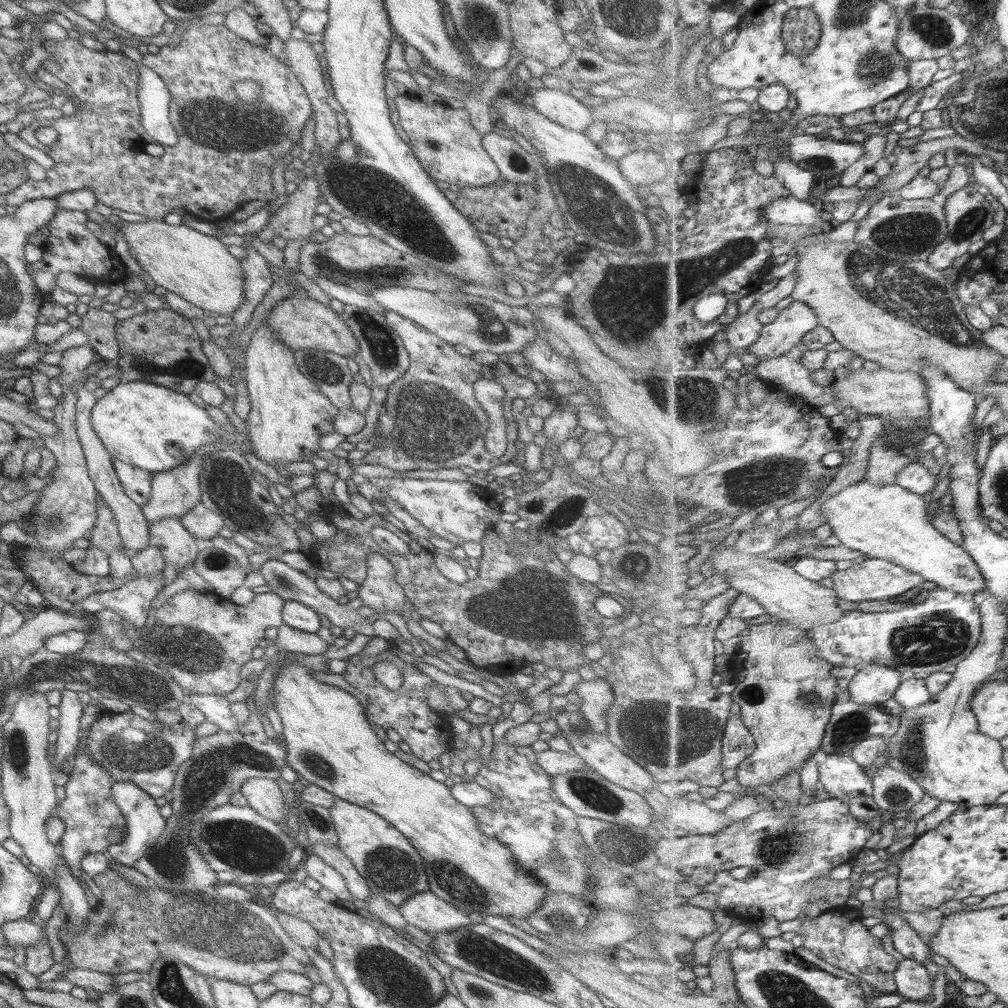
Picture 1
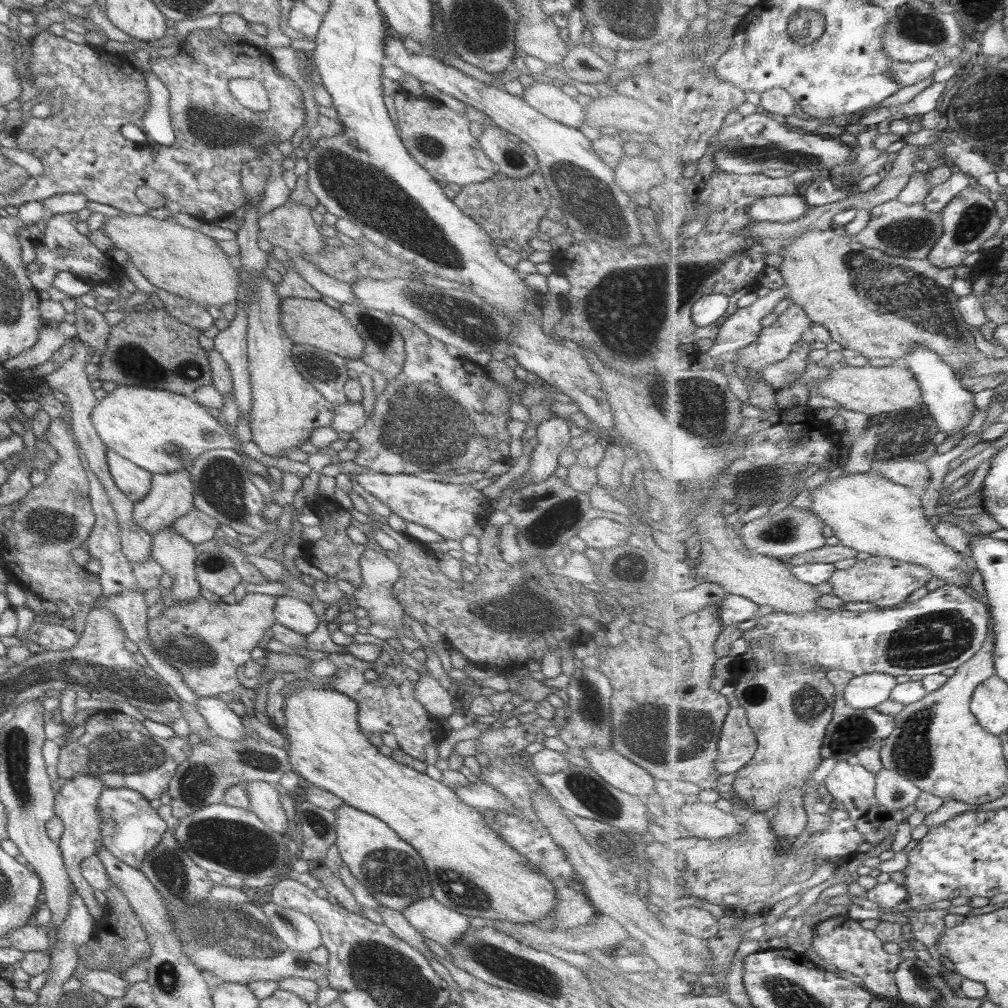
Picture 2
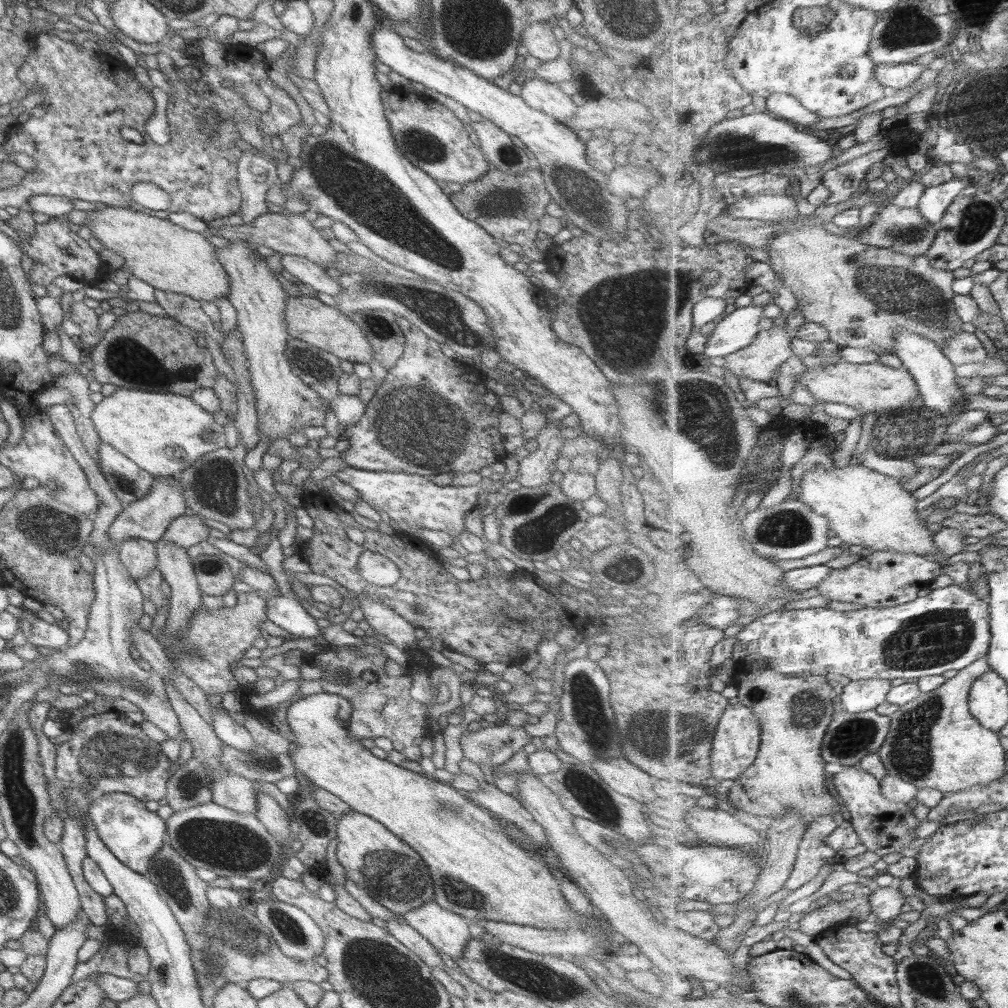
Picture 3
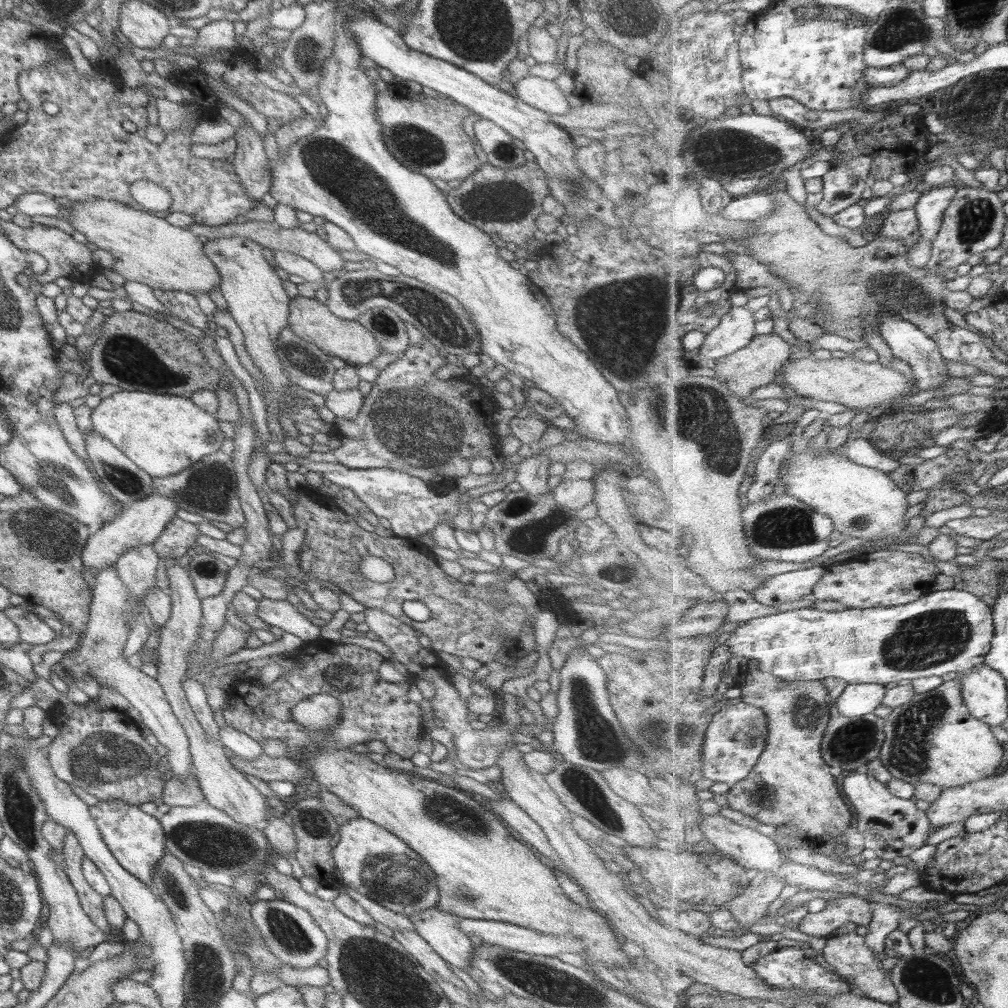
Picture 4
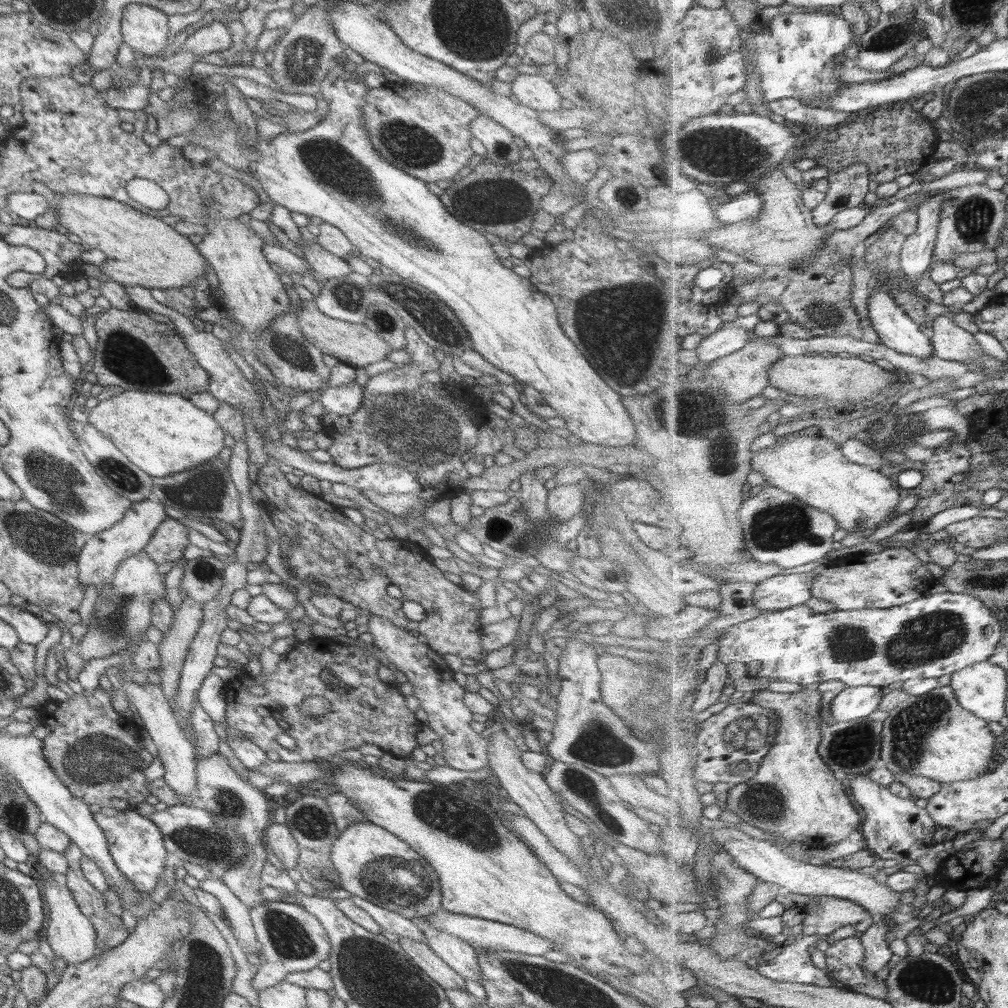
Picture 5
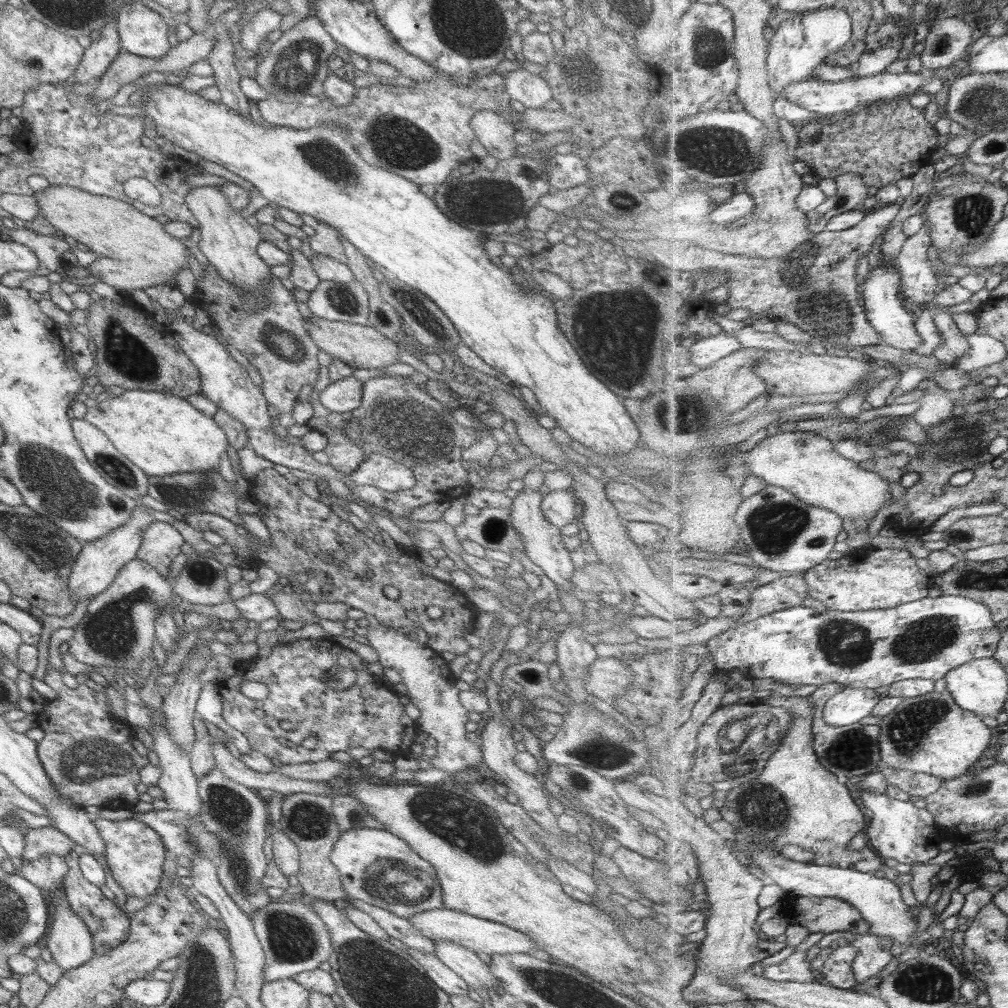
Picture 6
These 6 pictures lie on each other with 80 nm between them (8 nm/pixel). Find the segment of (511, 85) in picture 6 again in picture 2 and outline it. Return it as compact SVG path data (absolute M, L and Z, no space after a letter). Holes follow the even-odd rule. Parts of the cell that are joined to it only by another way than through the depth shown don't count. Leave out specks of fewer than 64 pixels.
M536 82L523 87L521 98L528 104L527 106L531 106L547 119L571 129L578 129L585 119L584 107L551 83Z

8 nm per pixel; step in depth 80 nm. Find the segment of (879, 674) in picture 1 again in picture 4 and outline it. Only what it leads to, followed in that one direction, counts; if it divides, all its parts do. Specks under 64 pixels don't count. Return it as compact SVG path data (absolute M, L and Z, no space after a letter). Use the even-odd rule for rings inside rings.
M877 683L848 684L838 698L841 714L862 717L875 712L883 704L889 686Z

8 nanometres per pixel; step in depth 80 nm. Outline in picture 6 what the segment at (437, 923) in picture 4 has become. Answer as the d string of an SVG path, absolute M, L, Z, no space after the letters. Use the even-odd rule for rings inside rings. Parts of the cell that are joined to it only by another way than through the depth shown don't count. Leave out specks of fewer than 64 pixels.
M434 942L435 957L451 972L465 983L469 989L492 987L495 984L493 975L487 966L473 952L453 944L453 942Z

